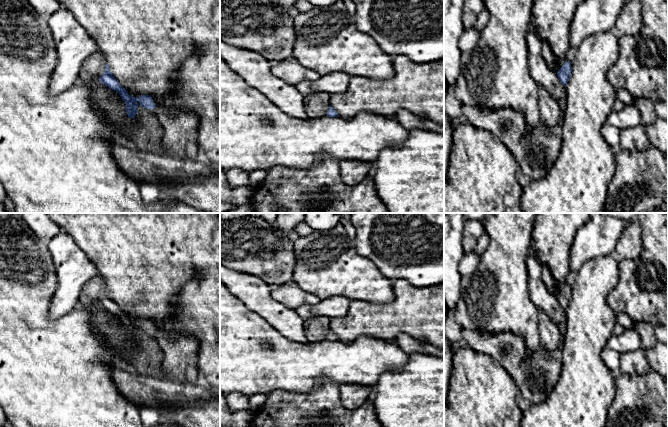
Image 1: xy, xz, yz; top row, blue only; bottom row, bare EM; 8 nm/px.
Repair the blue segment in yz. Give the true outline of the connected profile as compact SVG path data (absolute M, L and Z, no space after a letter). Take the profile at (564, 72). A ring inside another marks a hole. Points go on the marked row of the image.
M533 21L531 22L531 24L530 24L530 26L529 26L529 32L532 32L532 33L534 33L535 35L538 36L538 38L540 39L540 41L541 41L541 43L542 43L542 56L543 56L544 60L546 61L546 63L547 63L547 65L549 66L549 68L550 68L551 70L553 70L553 71L557 74L557 76L558 76L559 80L561 81L561 83L562 83L564 86L566 86L567 83L568 83L568 81L569 81L571 72L572 72L571 63L570 63L569 61L567 61L567 60L562 60L562 61L559 62L559 65L558 65L558 66L555 65L555 63L556 63L556 58L555 58L555 56L554 56L553 53L552 53L550 44L549 44L546 40L542 40L542 39L539 37L538 31L537 31L537 29L536 29L536 27L535 27Z

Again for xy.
M99 50L83 62L80 69L80 81L85 83L100 81L110 89L118 92L122 100L126 103L126 112L130 118L135 118L135 115L138 113L138 101L143 108L154 109L156 106L152 97L149 95L142 95L138 98L129 95L126 89L114 78L104 55Z

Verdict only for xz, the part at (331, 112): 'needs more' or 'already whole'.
needs more

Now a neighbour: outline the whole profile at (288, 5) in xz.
M275 0L274 3L278 5L279 7L283 8L285 11L295 14L295 3L298 0Z

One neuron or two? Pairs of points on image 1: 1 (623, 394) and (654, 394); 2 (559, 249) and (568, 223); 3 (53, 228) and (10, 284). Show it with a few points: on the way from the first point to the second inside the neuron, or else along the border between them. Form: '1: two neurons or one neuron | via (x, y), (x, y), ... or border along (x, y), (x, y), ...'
1: one neuron | via (631, 394), (646, 394)
2: one neuron | via (559, 243), (560, 231), (562, 229)
3: two neurons | border along (27, 223), (28, 227), (38, 237), (46, 241)

